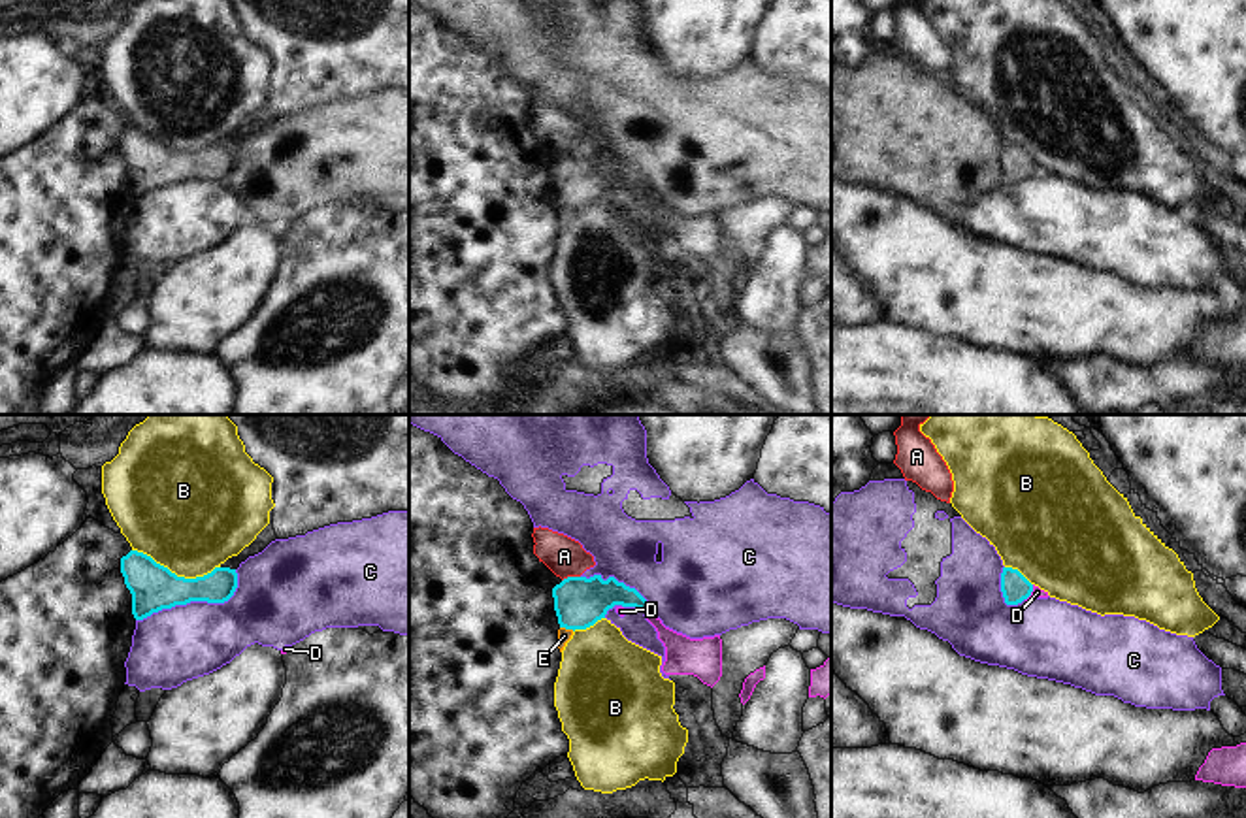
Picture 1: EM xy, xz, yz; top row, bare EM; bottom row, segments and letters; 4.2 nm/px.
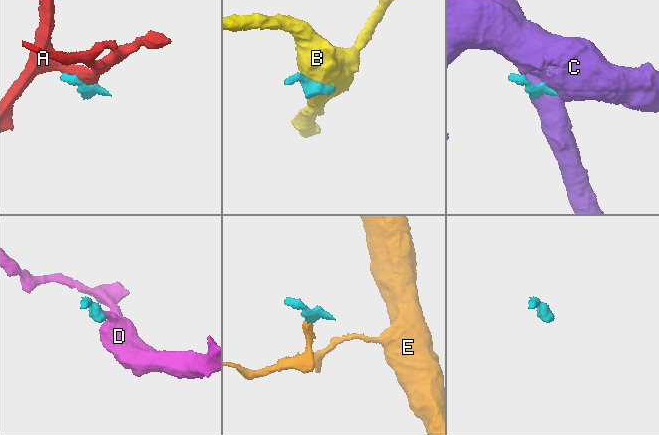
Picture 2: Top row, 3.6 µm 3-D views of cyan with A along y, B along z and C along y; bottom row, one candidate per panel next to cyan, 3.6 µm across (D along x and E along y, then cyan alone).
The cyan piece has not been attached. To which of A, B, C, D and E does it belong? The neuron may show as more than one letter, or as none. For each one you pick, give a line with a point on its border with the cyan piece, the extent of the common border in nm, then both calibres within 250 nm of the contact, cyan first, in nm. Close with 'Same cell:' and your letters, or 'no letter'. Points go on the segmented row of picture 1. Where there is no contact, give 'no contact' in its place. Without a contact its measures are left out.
D: yz (1032, 590) | 80 nm | 120/50 nm
Same cell: D

